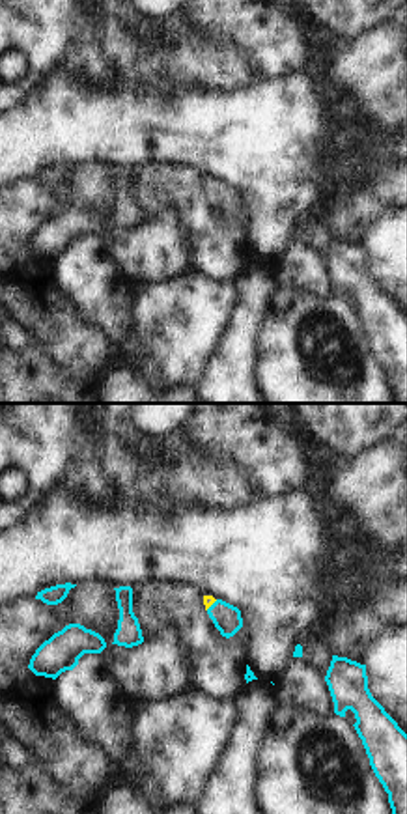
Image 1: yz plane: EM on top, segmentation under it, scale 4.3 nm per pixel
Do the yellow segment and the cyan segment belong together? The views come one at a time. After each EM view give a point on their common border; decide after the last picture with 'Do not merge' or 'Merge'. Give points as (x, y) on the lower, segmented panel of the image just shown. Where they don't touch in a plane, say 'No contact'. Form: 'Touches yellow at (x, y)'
Touches yellow at (211, 603).

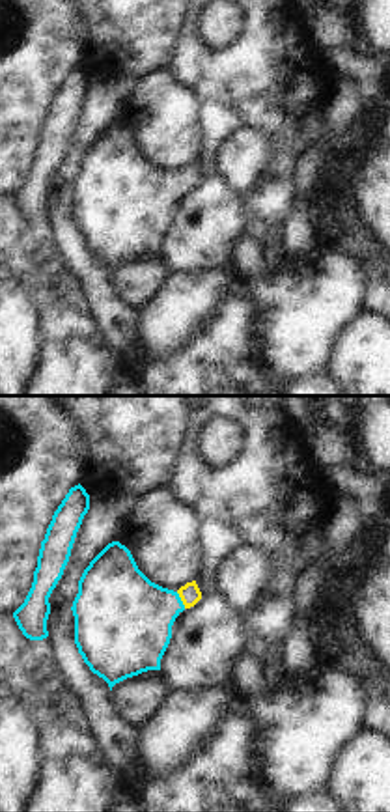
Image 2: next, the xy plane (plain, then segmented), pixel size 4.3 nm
Touches yellow at (181, 600).

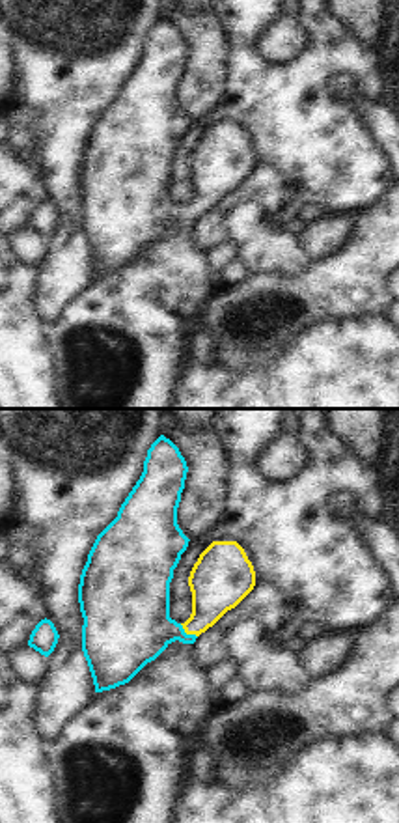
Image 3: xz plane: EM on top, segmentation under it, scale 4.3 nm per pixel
Touches yellow at (187, 633).

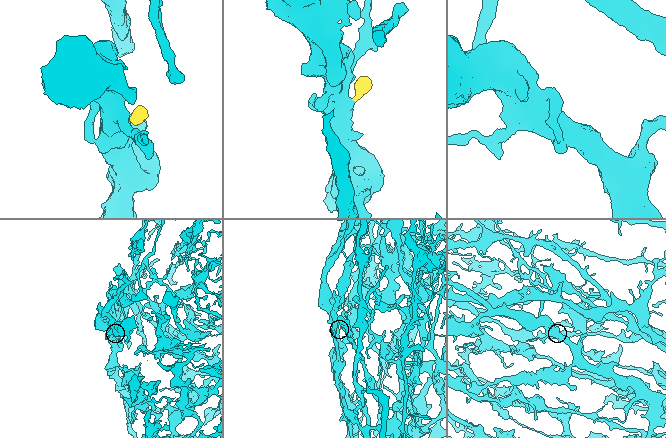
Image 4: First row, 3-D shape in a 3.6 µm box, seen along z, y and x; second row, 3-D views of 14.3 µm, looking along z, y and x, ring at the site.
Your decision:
Merge.

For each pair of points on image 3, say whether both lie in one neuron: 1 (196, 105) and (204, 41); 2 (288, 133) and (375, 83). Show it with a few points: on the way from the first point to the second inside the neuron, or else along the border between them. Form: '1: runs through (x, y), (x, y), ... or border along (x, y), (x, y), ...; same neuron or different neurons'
1: runs through (200, 90), (204, 56); same neuron
2: runs through (289, 105), (330, 64), (347, 64); same neuron

